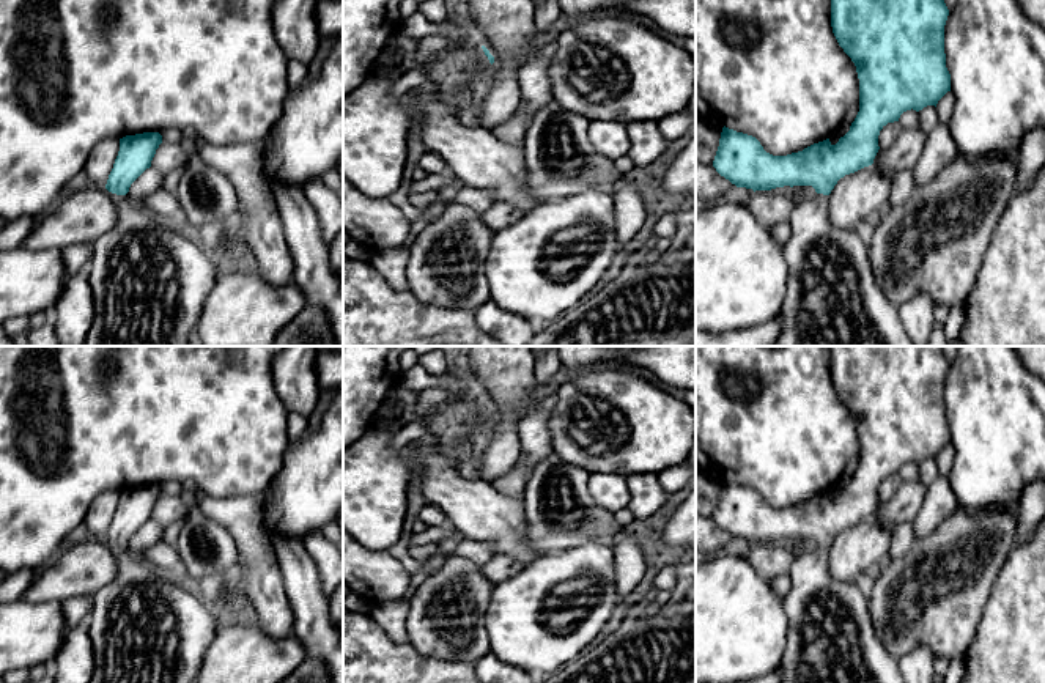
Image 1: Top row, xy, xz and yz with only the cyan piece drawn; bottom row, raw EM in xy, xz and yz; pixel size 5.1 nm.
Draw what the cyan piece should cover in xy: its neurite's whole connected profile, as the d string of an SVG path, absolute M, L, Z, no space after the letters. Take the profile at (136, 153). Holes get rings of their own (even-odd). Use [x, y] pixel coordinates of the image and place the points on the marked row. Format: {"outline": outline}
{"outline": "M159 132L120 138L120 151L105 189L118 208L116 225L98 238L88 266L94 299L94 319L83 346L192 346L203 305L212 291L220 266L198 239L175 222L153 216L129 197L131 184L151 167L162 143Z"}

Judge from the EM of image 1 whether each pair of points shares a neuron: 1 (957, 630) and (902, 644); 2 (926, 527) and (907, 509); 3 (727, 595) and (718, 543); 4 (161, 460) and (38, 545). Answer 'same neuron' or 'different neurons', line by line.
1: same neuron
2: different neurons
3: different neurons
4: same neuron

